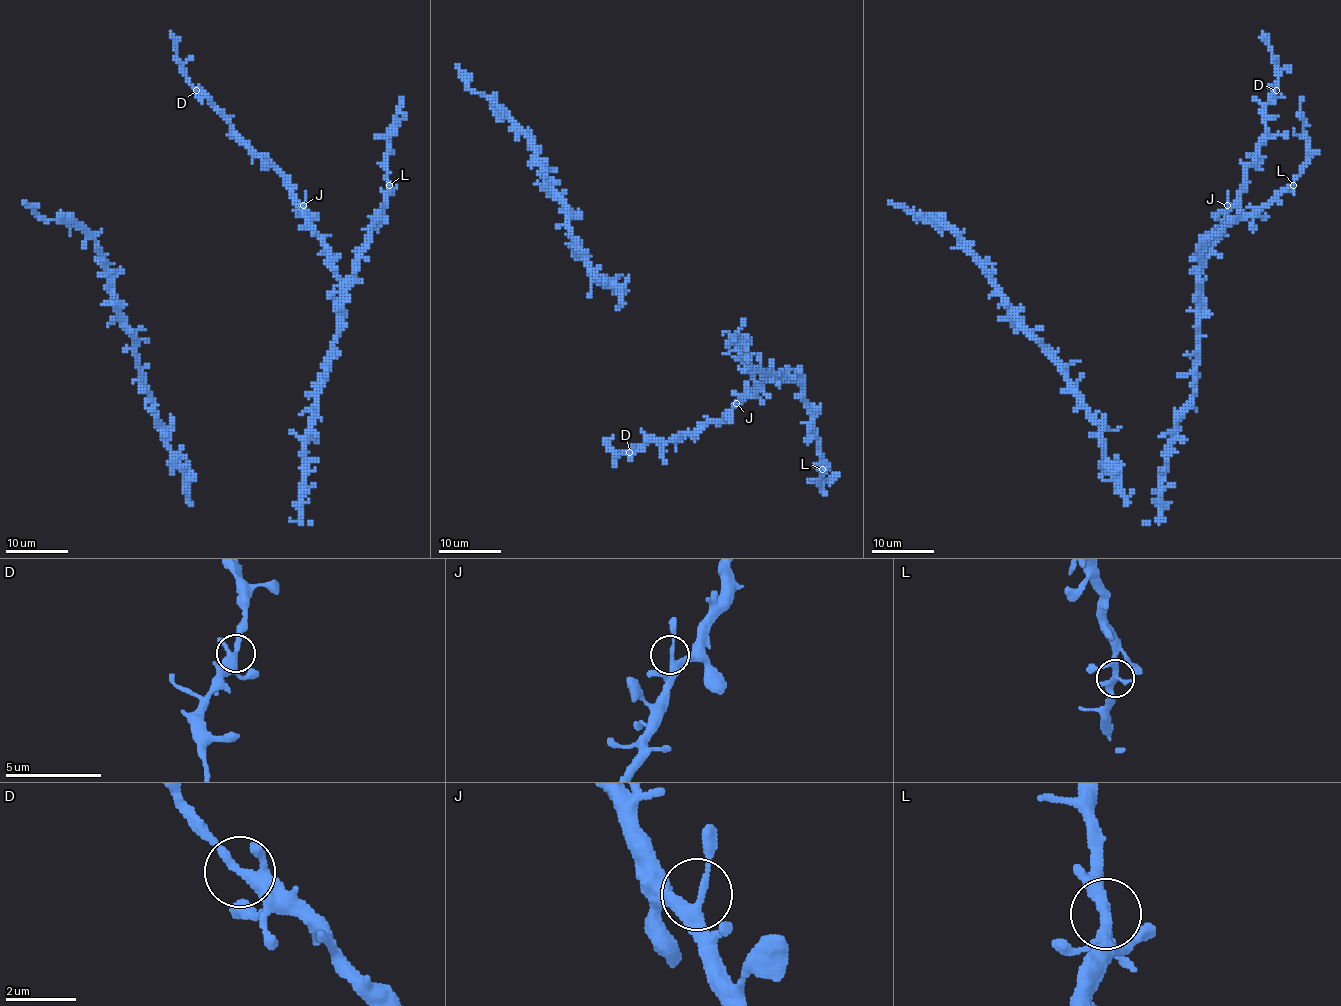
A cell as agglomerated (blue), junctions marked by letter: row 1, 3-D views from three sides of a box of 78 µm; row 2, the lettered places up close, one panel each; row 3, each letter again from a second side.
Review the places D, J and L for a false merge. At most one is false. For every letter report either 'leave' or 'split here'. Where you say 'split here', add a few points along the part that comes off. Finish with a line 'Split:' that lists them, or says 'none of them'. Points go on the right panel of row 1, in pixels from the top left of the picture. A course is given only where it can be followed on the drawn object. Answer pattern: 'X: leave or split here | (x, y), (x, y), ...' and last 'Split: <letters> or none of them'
D: leave
J: leave
L: leave
Split: none of them

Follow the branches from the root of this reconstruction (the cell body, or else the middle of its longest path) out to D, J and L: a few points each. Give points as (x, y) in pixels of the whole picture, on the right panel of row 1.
D: (1161, 511), (1166, 445), (1194, 390), (1199, 271), (1241, 192), (1276, 90)
J: (1161, 511), (1166, 445), (1172, 436), (1177, 414), (1191, 399), (1194, 390), (1199, 271), (1218, 236), (1227, 205)
L: (1161, 511), (1166, 445), (1177, 414), (1194, 390), (1197, 272), (1202, 250), (1229, 225), (1254, 217), (1293, 184)

